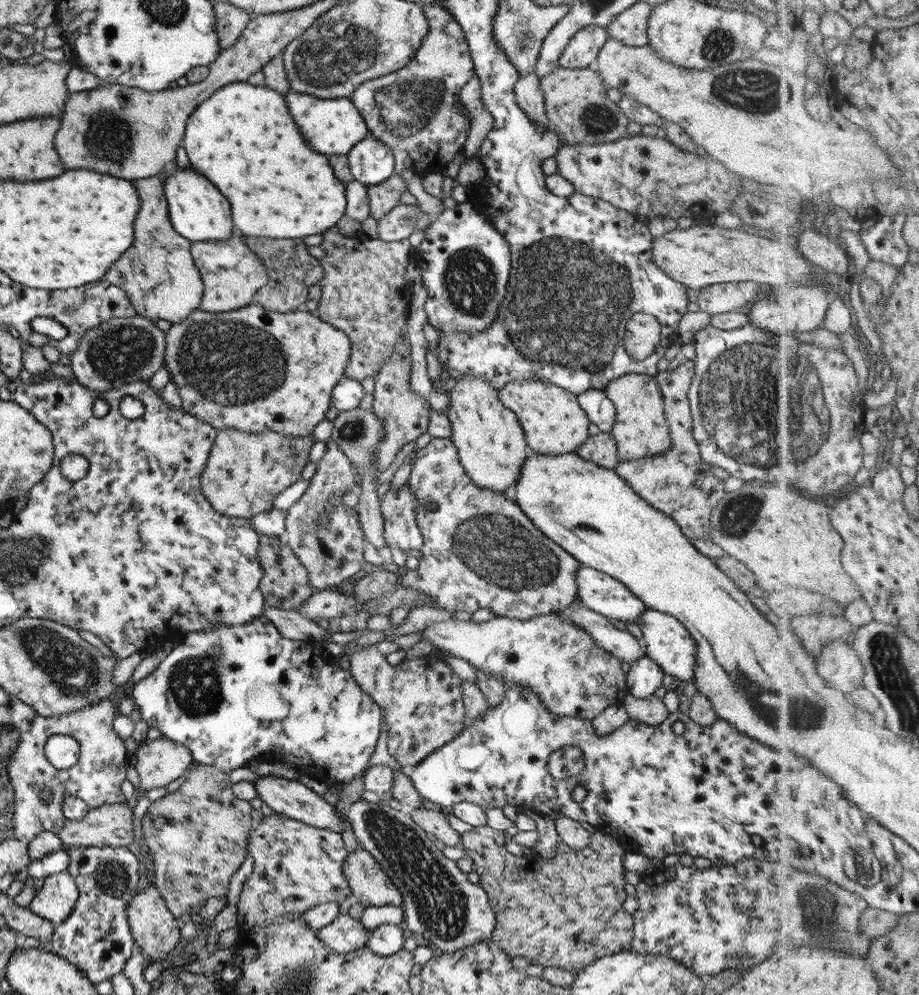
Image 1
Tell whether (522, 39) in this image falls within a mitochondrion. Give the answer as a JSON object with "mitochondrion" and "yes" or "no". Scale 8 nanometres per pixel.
{"mitochondrion":"yes"}

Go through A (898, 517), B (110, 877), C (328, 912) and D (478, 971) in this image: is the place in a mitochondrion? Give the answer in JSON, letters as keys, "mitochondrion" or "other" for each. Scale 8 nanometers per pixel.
{"A":"other","B":"mitochondrion","C":"other","D":"other"}

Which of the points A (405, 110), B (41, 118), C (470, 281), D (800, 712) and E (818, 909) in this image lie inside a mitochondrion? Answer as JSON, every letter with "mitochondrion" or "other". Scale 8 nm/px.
{"A":"mitochondrion","B":"other","C":"mitochondrion","D":"mitochondrion","E":"mitochondrion"}

